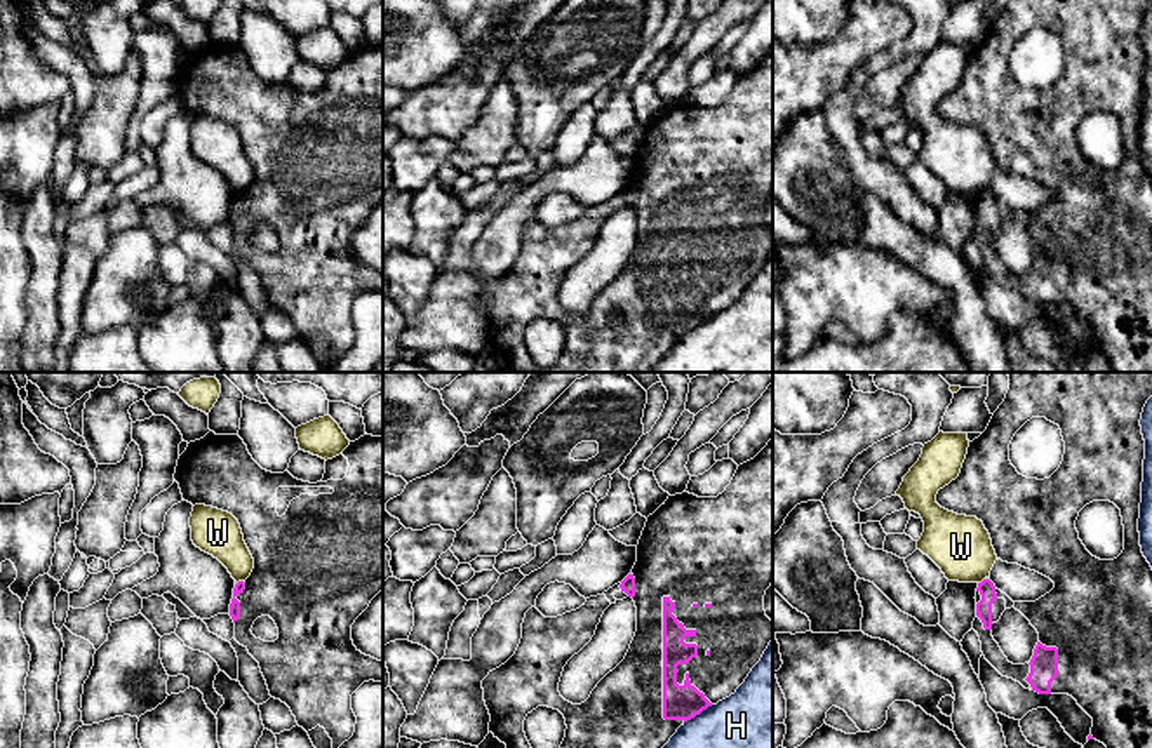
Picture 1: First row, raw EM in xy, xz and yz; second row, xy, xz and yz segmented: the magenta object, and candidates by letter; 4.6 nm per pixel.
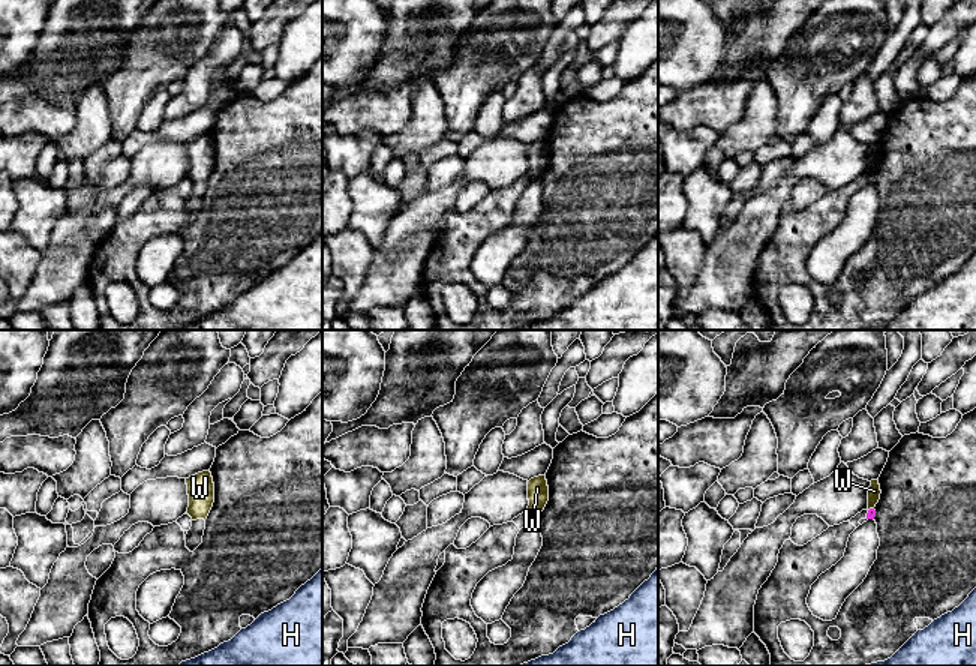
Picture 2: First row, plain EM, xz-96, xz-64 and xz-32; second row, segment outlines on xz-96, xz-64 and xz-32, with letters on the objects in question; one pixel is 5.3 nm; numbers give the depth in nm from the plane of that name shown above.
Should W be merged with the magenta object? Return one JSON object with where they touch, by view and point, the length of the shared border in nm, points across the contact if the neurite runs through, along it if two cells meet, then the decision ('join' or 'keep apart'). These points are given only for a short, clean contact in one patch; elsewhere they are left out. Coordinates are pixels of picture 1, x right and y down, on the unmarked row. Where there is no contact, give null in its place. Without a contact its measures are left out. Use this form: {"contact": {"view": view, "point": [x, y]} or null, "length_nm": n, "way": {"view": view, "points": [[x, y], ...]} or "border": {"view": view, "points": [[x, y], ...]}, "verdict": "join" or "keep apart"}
{"contact": {"view": "xy", "point": [239, 192]}, "length_nm": 40, "border": {"view": "xy", "points": [[242, 190], [237, 193]]}, "verdict": "keep apart"}

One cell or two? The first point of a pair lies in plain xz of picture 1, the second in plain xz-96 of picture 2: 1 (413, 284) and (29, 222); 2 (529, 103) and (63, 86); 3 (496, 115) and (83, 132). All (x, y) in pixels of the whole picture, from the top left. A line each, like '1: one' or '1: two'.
1: two
2: two
3: one

